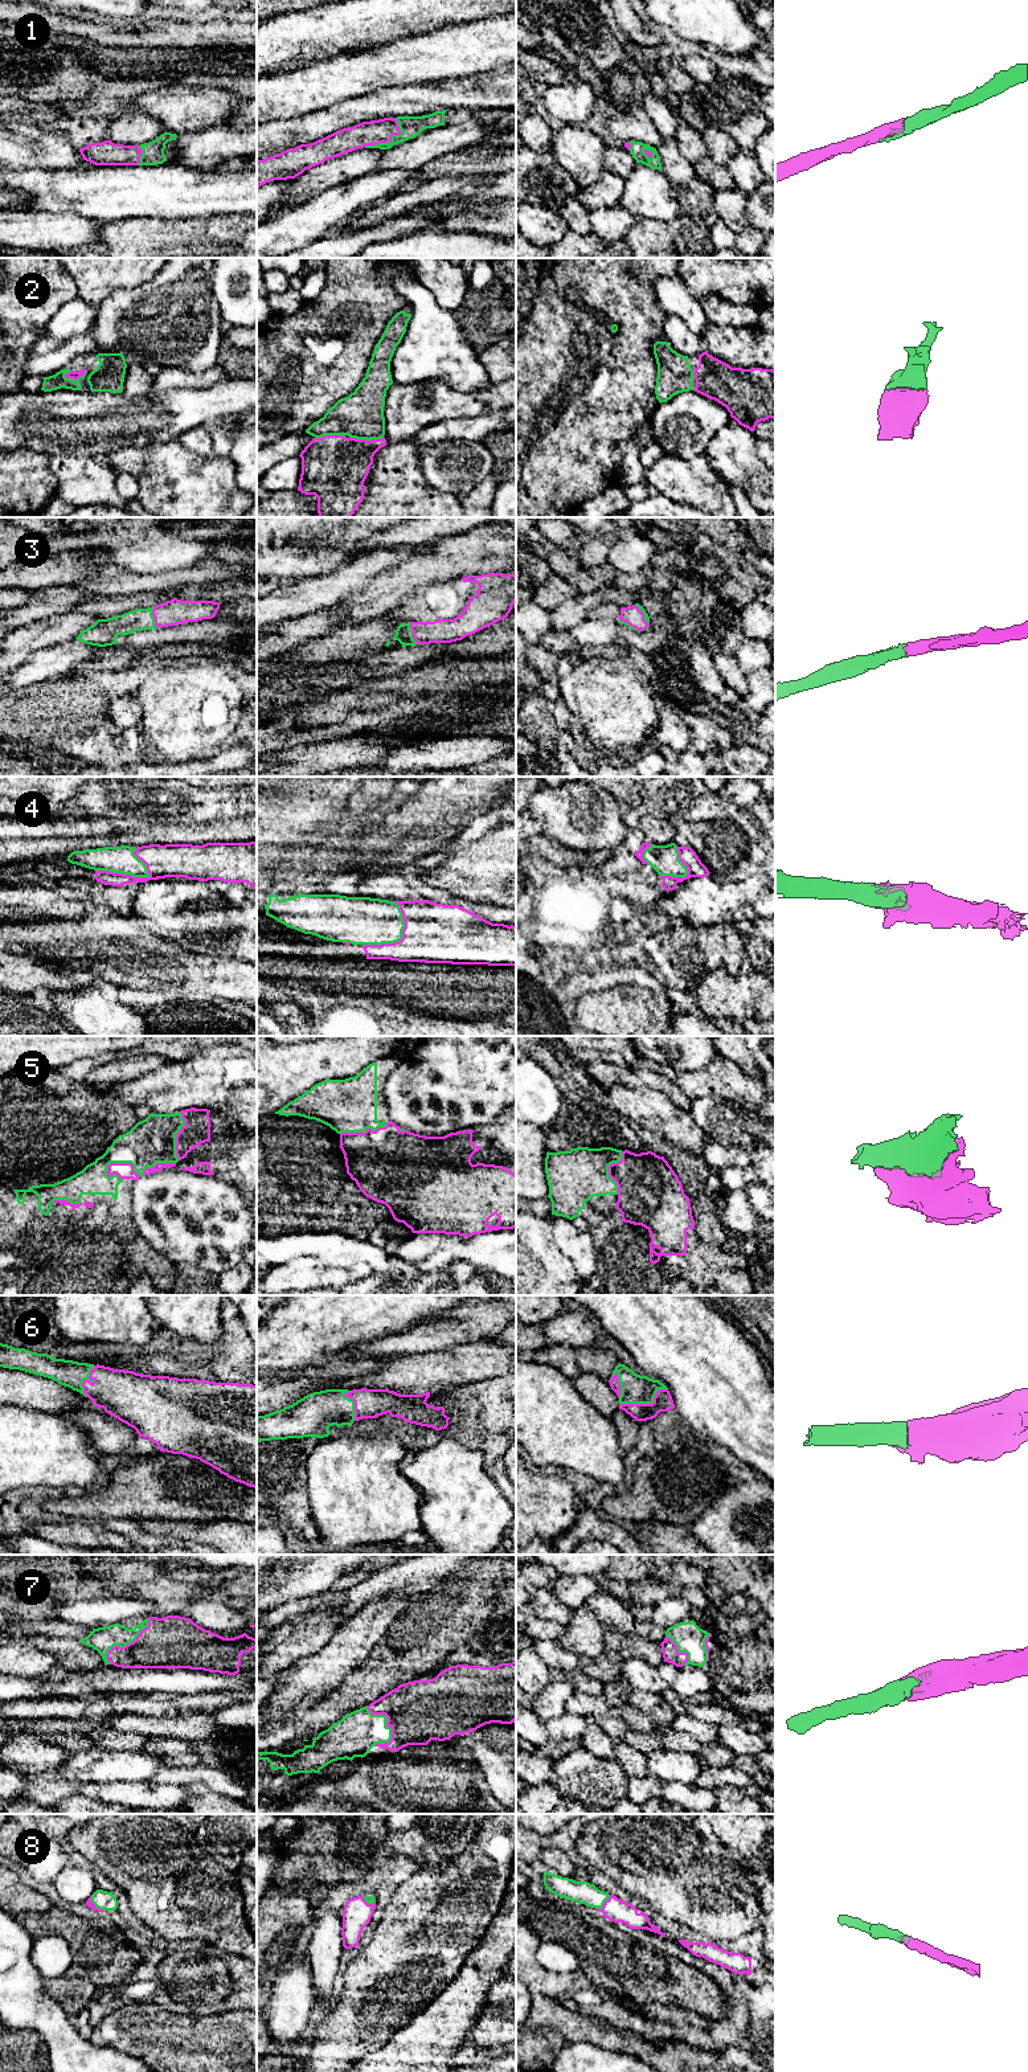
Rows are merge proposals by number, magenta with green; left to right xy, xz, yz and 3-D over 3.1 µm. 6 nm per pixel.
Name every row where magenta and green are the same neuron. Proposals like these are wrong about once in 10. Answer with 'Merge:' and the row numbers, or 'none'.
Merge: 1, 2, 3, 4, 5, 6, 7, 8

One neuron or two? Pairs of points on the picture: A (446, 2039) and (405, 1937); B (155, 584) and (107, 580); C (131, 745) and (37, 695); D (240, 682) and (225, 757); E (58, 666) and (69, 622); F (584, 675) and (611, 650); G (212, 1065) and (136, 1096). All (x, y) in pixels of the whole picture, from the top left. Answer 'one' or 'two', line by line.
A: two
B: one
C: one
D: two
E: two
F: two
G: one

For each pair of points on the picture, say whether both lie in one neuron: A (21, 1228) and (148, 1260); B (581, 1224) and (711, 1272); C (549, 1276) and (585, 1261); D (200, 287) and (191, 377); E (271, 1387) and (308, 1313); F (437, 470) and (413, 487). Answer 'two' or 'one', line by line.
A: one
B: two
C: two
D: two
E: two
F: two

